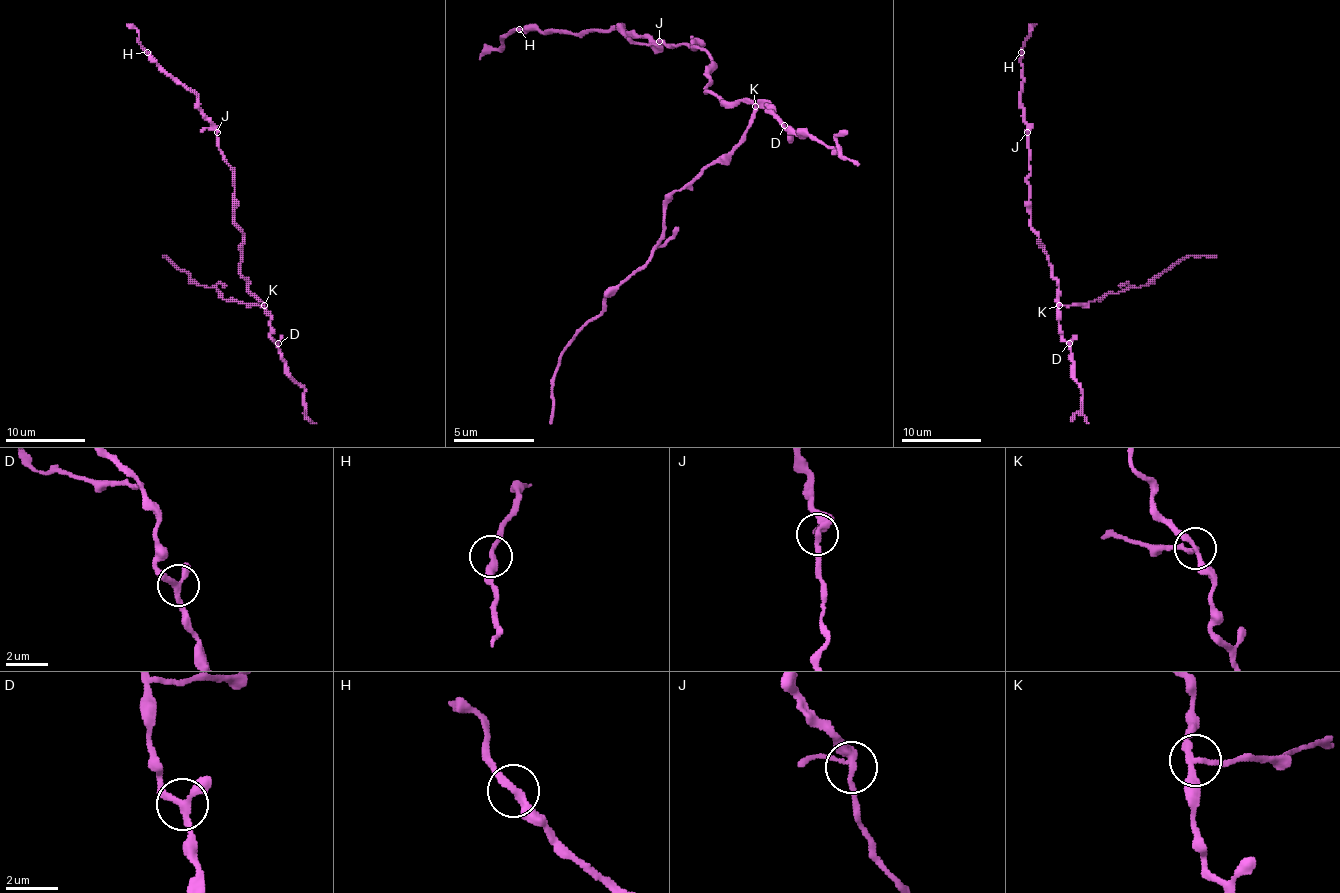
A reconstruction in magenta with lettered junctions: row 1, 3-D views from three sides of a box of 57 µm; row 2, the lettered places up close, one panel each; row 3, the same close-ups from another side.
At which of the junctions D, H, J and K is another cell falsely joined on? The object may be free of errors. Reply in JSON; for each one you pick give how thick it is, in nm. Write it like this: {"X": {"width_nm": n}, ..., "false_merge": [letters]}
{"K": {"width_nm": 240}, "false_merge": ["K"]}

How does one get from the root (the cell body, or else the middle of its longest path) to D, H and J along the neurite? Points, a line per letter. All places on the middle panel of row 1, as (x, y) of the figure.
D: (712, 69), (708, 73), (708, 93), (724, 105), (764, 101), (784, 125)
H: (712, 69), (712, 57), (696, 49), (696, 41), (688, 49), (655, 45), (623, 29), (519, 29)
J: (712, 69), (712, 57), (704, 49), (696, 49), (696, 41), (692, 49), (659, 41)

